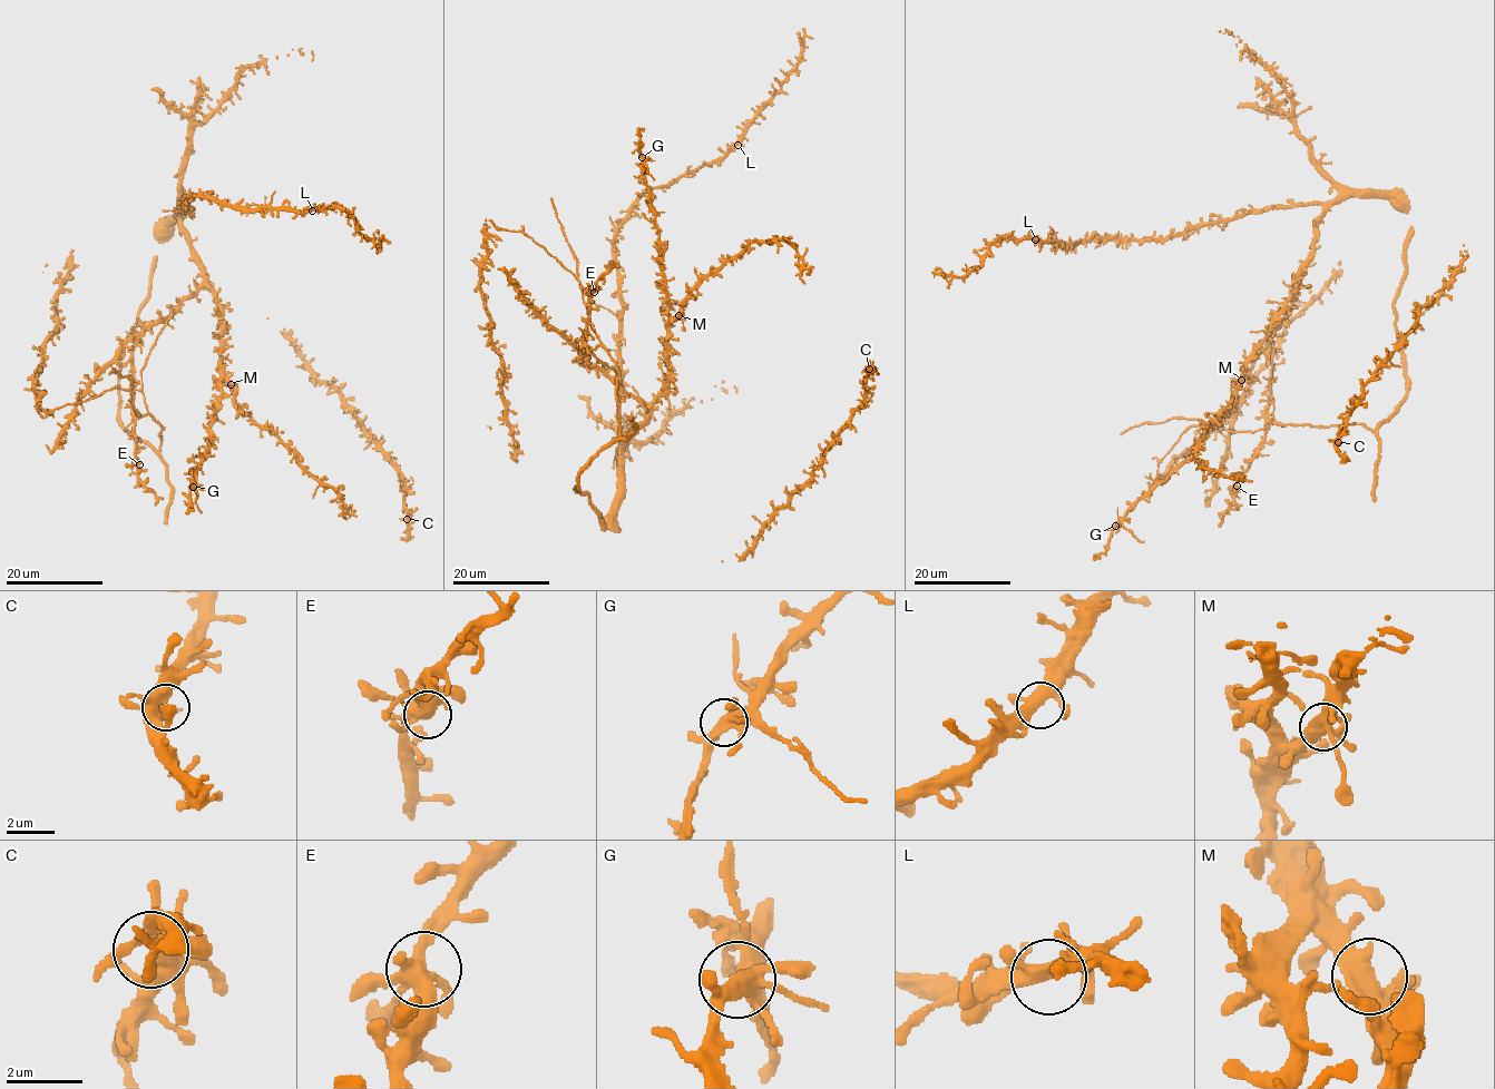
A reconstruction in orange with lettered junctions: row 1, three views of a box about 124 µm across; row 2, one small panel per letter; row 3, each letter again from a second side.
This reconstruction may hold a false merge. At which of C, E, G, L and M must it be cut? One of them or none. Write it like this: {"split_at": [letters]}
{"split_at": []}

